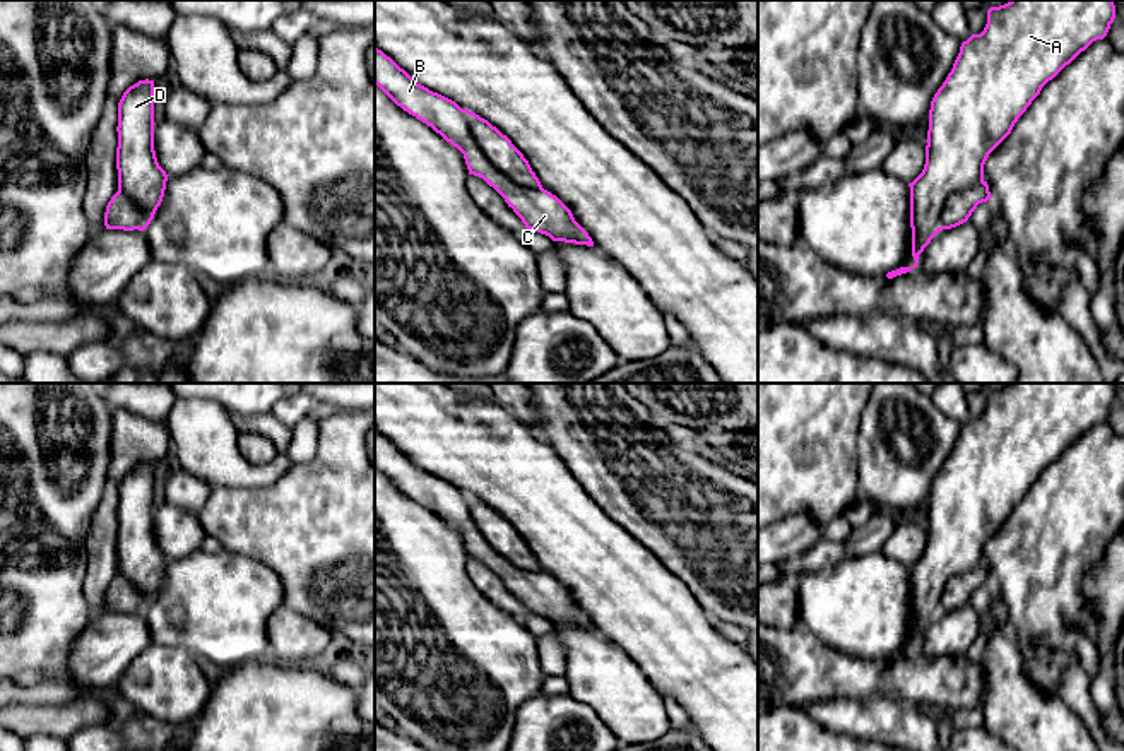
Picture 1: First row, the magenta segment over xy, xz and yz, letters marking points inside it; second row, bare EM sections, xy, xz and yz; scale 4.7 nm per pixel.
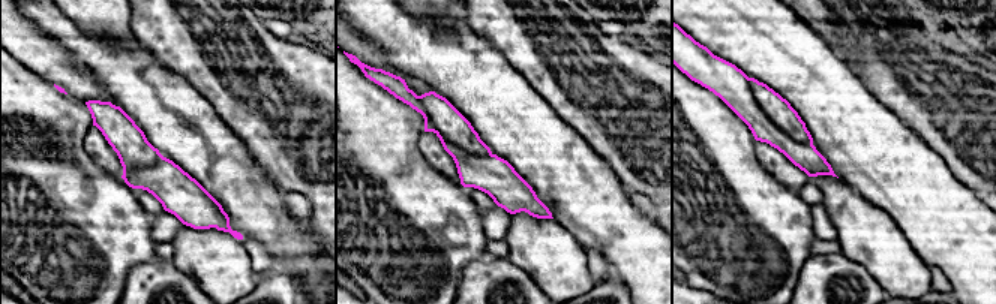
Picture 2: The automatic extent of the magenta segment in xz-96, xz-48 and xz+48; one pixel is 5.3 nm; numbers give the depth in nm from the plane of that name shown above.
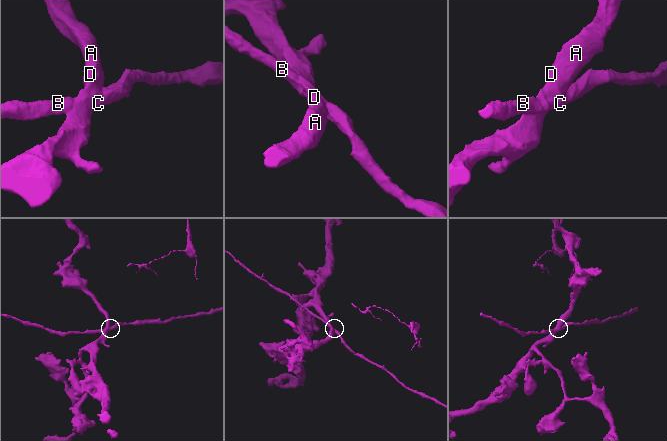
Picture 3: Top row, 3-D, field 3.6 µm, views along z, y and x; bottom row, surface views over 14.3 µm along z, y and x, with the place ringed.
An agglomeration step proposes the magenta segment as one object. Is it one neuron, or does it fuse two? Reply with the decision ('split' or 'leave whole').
split

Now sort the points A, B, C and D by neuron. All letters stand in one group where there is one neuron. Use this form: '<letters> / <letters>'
A D / B C

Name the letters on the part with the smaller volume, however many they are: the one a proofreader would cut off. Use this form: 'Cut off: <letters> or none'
Cut off: B, C

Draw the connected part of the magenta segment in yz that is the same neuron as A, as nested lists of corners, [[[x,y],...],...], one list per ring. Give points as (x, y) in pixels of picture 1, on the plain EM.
[[[1009,383],[987,393],[987,407],[980,417],[961,426],[960,436],[943,469],[931,484],[926,547],[910,570],[912,650],[886,657],[888,662],[907,657],[919,647],[919,638],[941,614],[939,599],[946,582],[984,563],[989,537],[1011,517],[1042,470],[1069,448],[1093,424],[1103,423],[1115,402],[1112,383]]]

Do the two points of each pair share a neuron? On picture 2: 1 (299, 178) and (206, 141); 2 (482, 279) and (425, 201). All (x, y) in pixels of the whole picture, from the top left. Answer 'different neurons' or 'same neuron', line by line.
1: different neurons
2: different neurons

